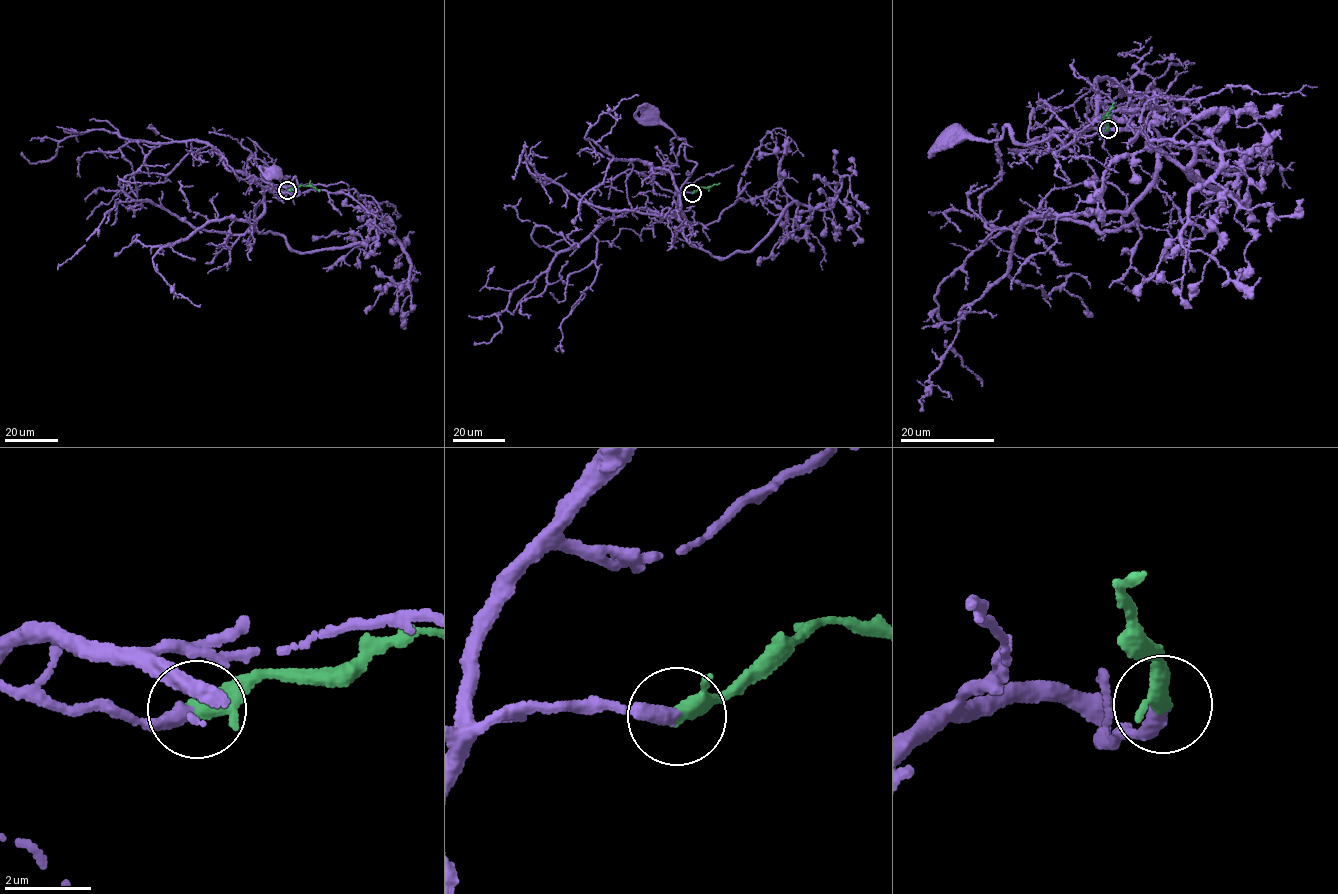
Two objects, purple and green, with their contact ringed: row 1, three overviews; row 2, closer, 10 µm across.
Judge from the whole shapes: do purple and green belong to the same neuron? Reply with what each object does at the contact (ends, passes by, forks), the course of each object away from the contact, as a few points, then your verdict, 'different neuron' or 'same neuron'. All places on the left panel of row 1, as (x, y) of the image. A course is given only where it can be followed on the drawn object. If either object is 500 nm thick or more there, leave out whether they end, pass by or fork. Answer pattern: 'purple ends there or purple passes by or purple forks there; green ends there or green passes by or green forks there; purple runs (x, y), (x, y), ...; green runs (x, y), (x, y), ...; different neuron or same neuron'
purple ends there; green passes by; purple runs (287, 190), (275, 187), (298, 196), (298, 190), (291, 189), (297, 186), (295, 178), (288, 182), (275, 172); green runs (287, 190), (301, 185), (320, 191); same neuron

